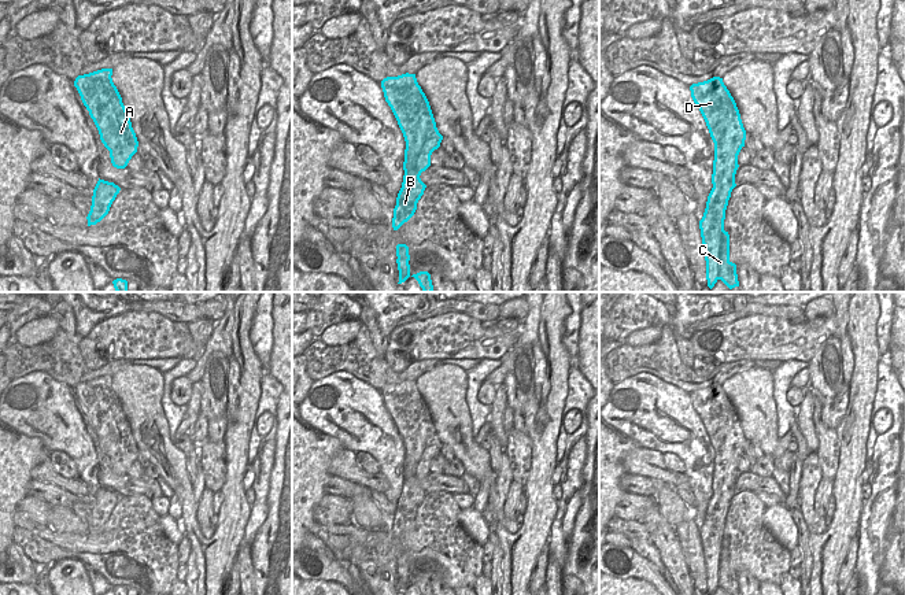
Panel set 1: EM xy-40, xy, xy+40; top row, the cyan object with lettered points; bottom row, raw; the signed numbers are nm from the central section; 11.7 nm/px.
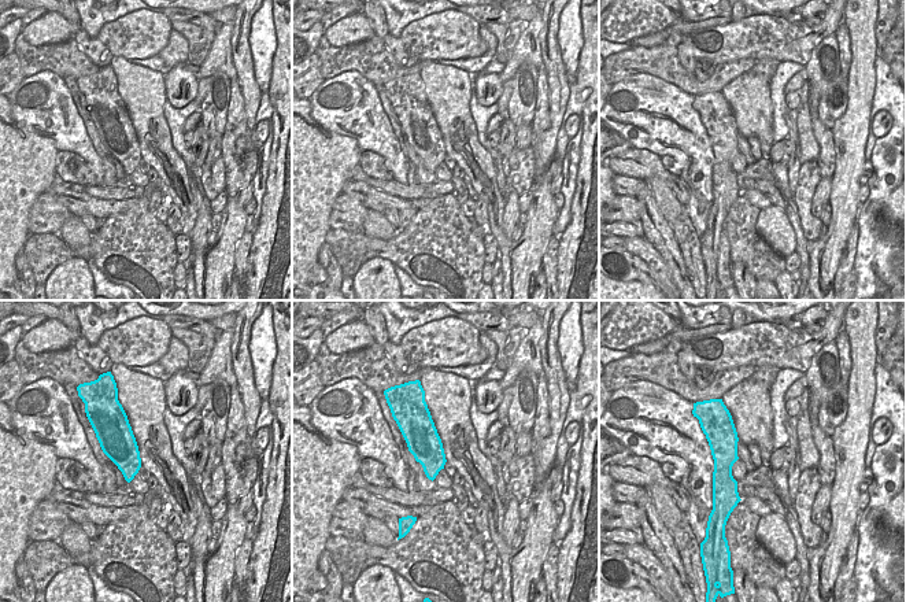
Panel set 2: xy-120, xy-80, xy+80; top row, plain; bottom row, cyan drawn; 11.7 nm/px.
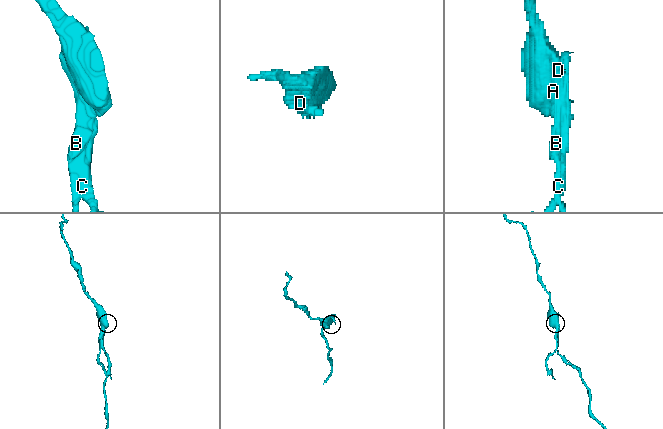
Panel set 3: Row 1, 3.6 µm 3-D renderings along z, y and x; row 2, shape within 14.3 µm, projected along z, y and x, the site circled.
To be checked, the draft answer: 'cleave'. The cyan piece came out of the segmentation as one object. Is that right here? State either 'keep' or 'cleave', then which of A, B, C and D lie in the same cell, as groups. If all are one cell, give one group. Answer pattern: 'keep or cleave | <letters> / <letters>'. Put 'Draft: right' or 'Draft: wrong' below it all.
cleave | A B D / C
Draft: right

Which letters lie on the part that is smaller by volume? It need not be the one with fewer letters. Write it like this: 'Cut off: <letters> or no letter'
Cut off: C

